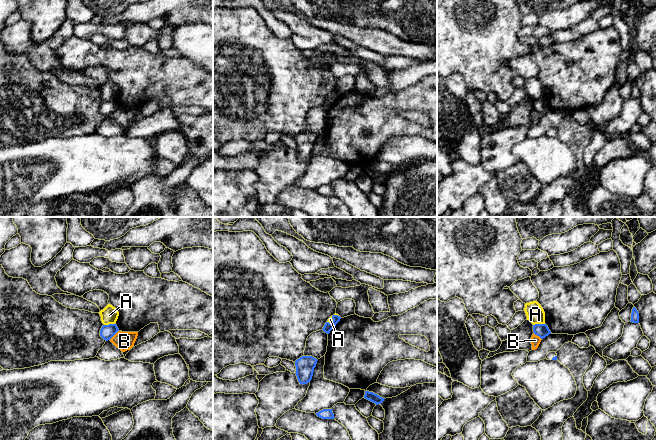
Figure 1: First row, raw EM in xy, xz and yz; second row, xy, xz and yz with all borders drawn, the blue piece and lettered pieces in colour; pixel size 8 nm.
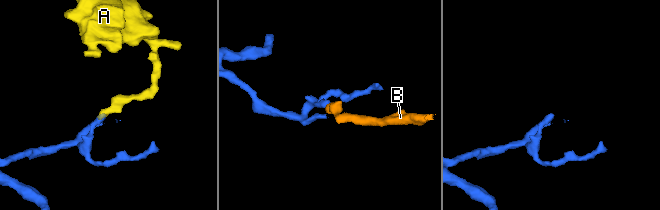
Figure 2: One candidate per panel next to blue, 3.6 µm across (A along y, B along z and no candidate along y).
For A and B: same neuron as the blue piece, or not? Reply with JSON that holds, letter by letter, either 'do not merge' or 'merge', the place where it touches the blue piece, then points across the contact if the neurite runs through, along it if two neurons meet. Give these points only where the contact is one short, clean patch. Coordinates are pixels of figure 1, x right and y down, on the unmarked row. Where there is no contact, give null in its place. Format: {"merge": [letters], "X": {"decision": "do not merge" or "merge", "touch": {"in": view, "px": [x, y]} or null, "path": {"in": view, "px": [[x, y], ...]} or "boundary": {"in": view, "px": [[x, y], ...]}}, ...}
{"merge": [], "A": {"decision": "do not merge", "touch": {"in": "yz", "px": [538, 100]}}, "B": {"decision": "do not merge", "touch": {"in": "xy", "px": [113, 111]}, "boundary": {"in": "xy", "px": [[118, 106], [109, 115]]}}}

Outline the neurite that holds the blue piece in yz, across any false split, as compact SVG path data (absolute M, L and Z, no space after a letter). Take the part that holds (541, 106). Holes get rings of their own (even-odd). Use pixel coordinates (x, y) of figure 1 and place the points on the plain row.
M535 100L533 101L533 108L535 111L539 112L541 115L545 114L551 107L546 100Z

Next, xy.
M116 100L103 101L100 106L100 112L108 117L119 107Z

